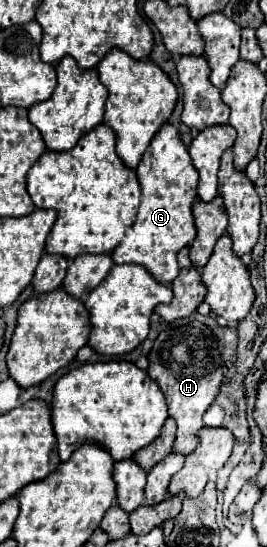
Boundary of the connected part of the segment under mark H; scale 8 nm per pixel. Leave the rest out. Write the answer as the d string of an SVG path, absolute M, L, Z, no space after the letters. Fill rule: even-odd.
M189 322L179 328L163 330L149 352L147 374L157 382L165 394L169 416L177 422L177 438L173 444L175 454L187 456L197 446L197 432L203 428L203 414L219 394L223 380L223 346L215 340L211 330L201 322Z

